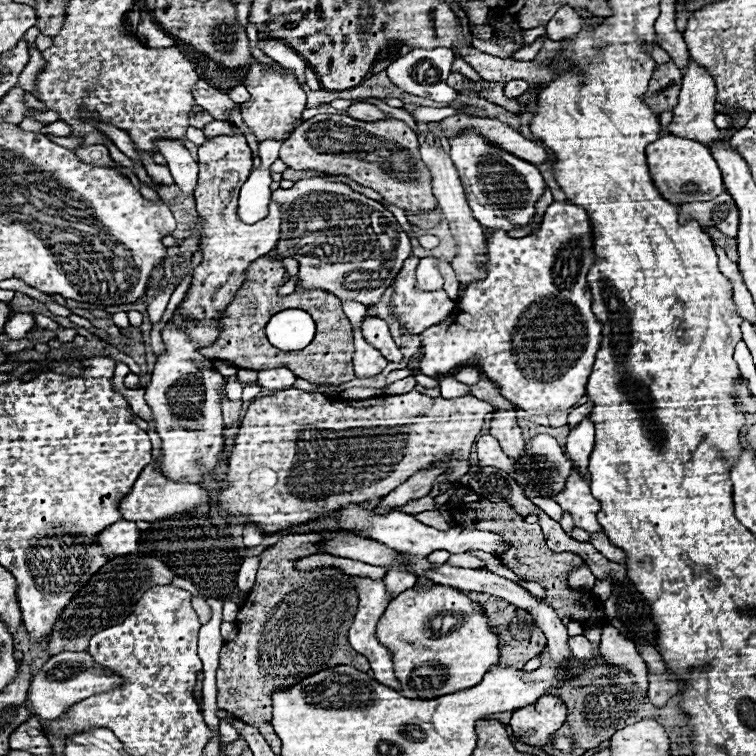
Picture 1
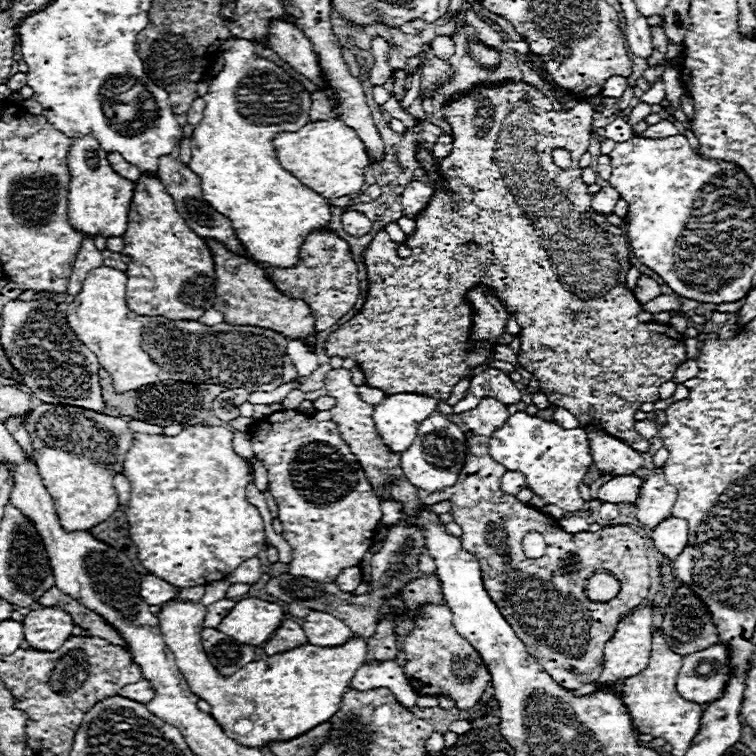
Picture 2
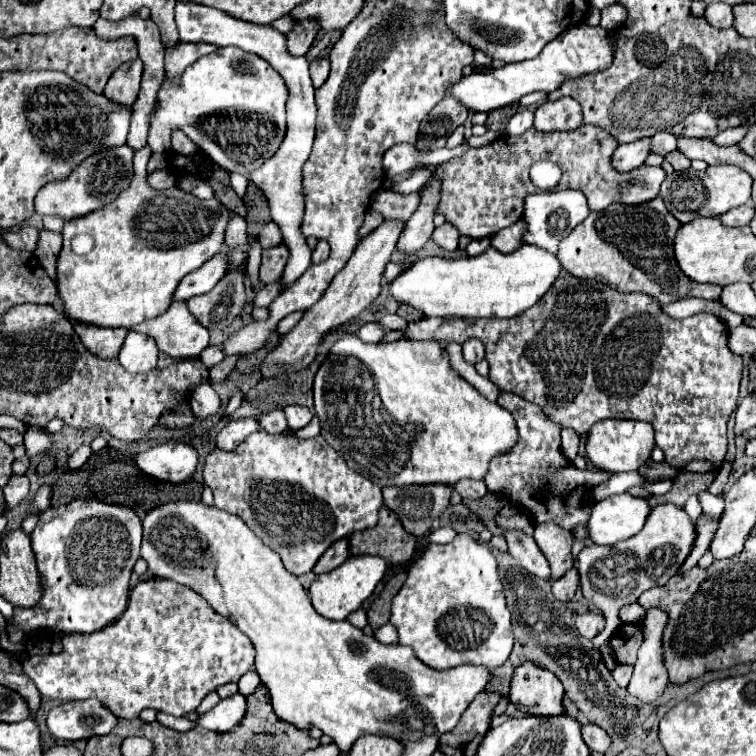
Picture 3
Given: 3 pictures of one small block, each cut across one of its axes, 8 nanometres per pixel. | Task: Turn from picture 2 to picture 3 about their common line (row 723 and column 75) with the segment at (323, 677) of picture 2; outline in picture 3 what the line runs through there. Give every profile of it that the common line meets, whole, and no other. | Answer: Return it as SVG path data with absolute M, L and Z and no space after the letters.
M132 180L132 184L114 202L86 216L72 218L64 224L62 234L66 238L60 256L56 260L56 288L62 302L60 314L70 322L78 324L84 322L100 328L128 328L128 330L148 318L160 316L162 312L168 310L172 292L176 290L178 282L188 272L200 268L216 252L222 250L226 224L228 224L228 210L216 198L198 200L188 192L182 192L180 188L154 190L144 180Z

